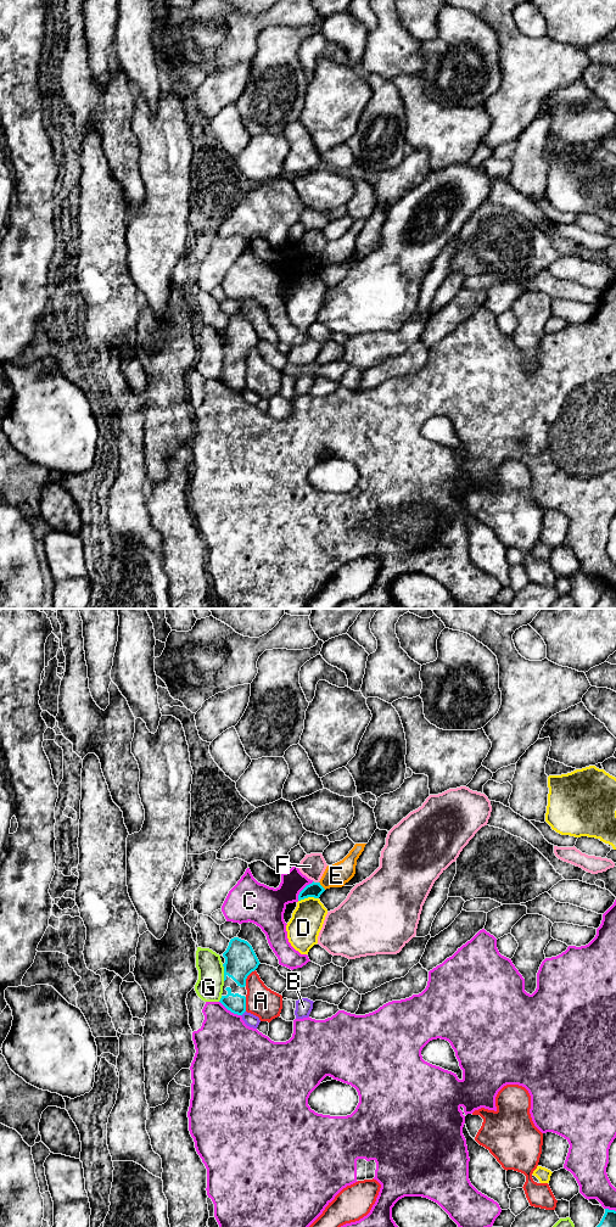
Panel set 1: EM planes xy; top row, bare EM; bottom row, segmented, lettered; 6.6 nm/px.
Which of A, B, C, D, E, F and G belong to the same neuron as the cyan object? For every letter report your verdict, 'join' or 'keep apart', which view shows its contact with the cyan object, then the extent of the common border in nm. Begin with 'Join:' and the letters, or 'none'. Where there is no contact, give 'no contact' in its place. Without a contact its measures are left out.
Join: none
A: keep apart; contact in xy; length 130 nm
B: keep apart; contact in xy; length 50 nm
C: keep apart; contact in xy; length 170 nm
D: keep apart; contact in xy; length 140 nm
E: keep apart; contact in xy; length 70 nm
F: keep apart; contact in xy; length 40 nm
G: keep apart; contact in xy; length 110 nm

